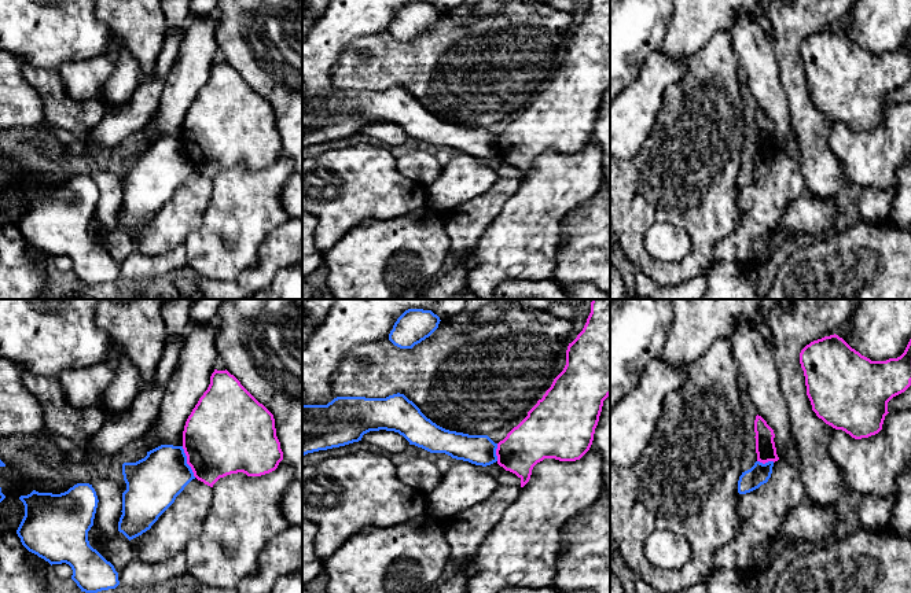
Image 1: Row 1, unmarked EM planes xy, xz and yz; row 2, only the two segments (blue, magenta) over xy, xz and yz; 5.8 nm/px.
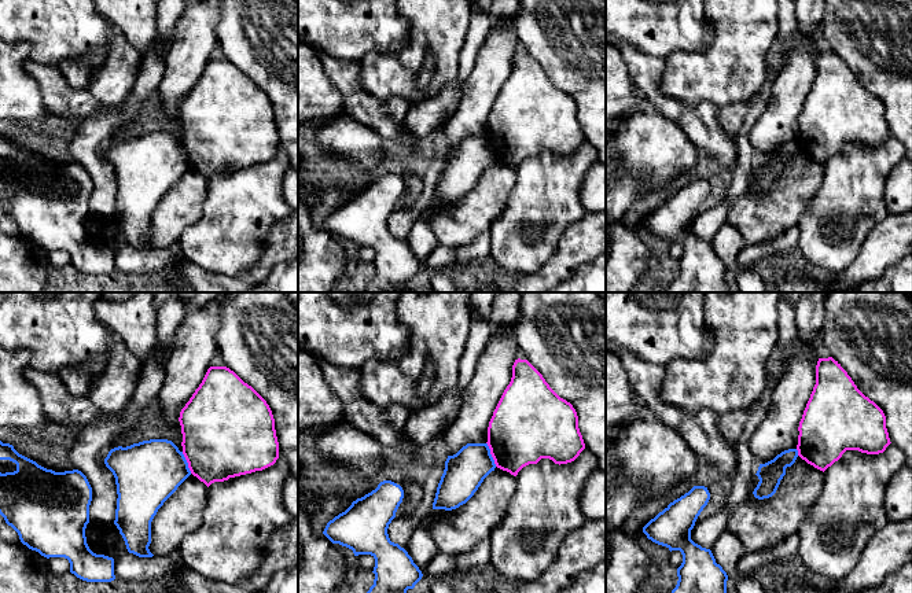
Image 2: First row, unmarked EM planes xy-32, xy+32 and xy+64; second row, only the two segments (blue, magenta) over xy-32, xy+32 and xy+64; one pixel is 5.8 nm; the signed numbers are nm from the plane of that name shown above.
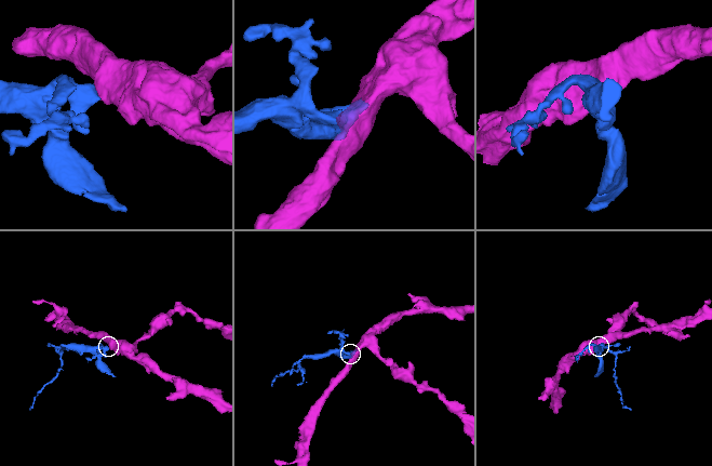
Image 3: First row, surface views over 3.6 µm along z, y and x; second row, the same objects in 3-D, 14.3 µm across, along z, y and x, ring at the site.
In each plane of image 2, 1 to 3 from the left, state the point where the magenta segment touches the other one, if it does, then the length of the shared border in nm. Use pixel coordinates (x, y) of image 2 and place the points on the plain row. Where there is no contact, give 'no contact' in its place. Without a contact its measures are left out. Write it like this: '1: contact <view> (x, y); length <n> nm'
1: contact xy-32 (187, 155); length 140 nm
2: contact xy+32 (491, 147); length 160 nm
3: contact xy+64 (797, 144); length 40 nm

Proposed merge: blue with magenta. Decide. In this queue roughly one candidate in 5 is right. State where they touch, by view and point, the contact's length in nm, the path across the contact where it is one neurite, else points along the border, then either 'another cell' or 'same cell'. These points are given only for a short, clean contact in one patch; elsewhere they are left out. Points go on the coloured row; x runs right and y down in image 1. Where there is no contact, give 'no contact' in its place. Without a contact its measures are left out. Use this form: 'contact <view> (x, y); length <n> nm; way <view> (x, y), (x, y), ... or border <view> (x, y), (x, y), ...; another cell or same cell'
contact xy (186, 461); length 200 nm; border xy (182, 446), (186, 463), (195, 477); another cell

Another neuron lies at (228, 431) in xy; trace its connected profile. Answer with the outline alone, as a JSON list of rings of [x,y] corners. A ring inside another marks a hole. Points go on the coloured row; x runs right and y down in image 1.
[[[214,369],[212,373],[207,390],[185,421],[183,449],[194,476],[210,487],[231,474],[243,472],[247,476],[269,474],[283,460],[273,415],[227,369]]]

